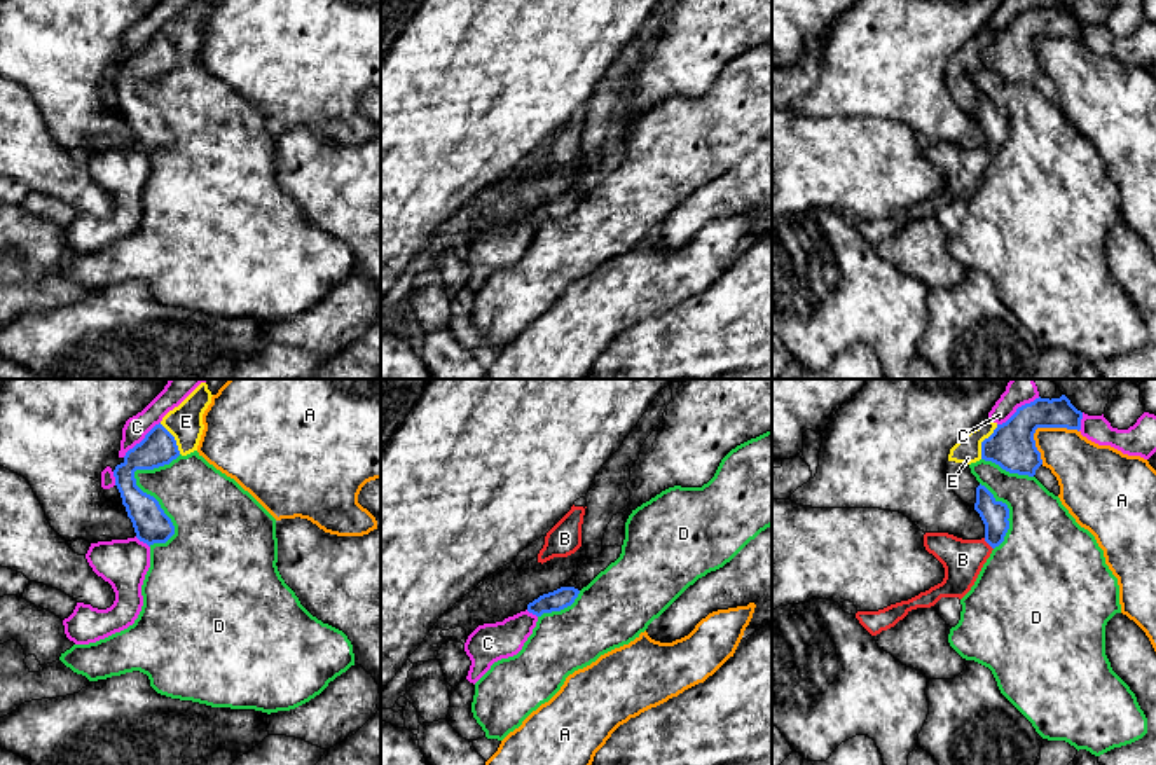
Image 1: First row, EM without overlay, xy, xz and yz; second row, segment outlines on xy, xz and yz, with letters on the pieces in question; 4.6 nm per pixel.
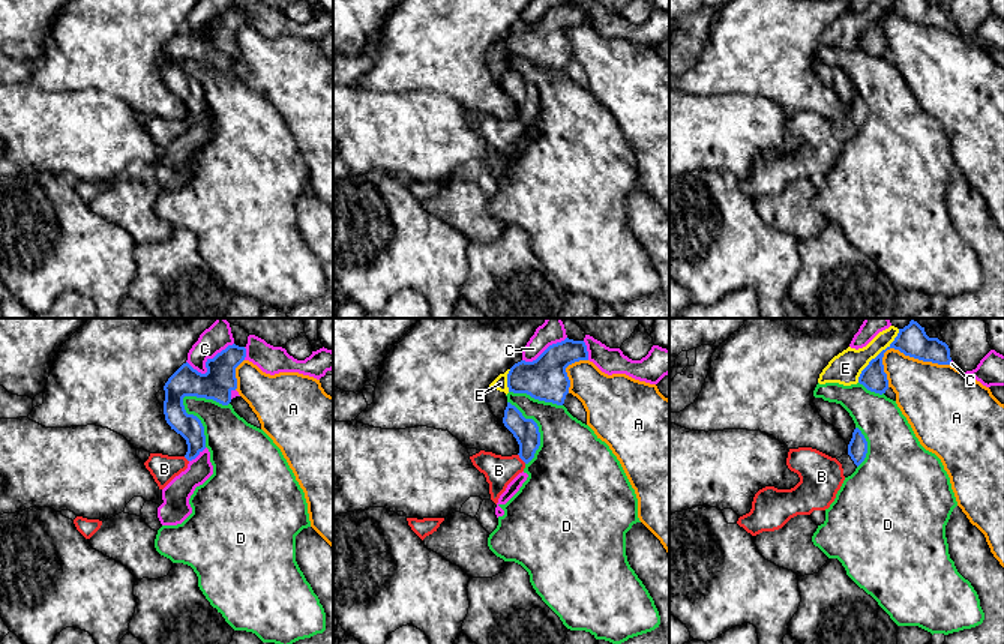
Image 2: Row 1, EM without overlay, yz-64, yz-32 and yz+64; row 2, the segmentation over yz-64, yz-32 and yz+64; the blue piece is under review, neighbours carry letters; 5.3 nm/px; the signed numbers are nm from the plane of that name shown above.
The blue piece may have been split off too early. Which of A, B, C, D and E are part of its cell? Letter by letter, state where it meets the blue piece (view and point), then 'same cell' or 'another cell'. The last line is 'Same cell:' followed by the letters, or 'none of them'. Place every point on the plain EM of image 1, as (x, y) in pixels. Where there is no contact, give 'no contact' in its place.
A: yz (1039, 35) | another cell
B: yz (987, 151) | same cell
C: yz (1018, 16) | another cell
D: xy (145, 102) | another cell
E: yz (982, 51) | another cell
Same cell: B

